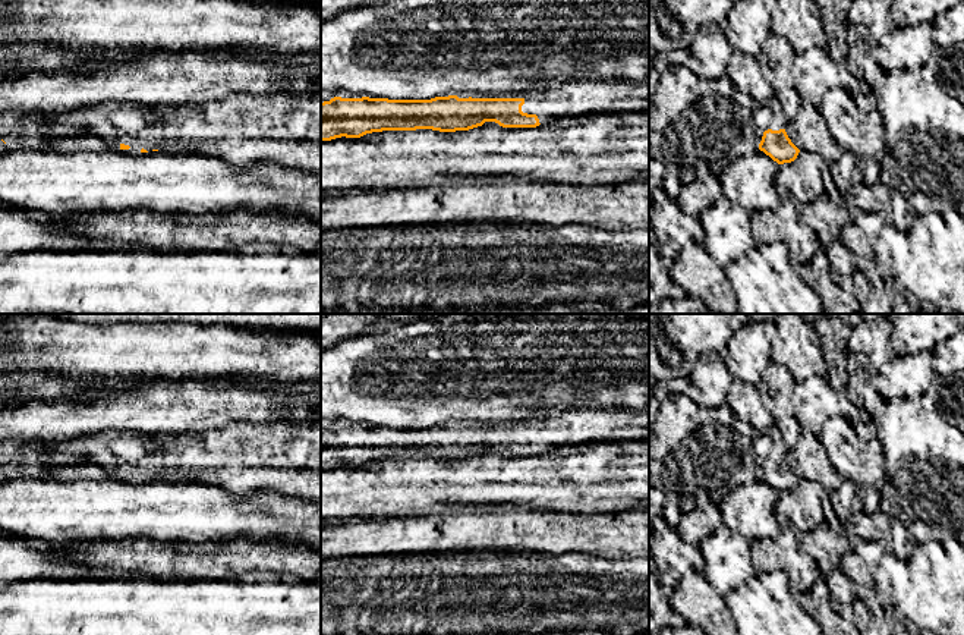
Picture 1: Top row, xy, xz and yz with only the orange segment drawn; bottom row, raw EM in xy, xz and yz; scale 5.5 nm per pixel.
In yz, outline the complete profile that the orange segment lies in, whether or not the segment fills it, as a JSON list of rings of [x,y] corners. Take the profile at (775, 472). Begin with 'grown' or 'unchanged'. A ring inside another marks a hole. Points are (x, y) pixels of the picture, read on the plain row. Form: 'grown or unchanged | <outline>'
grown | [[[775,427],[754,430],[752,434],[752,449],[759,468],[759,478],[778,493],[791,491],[800,478],[791,471],[785,460],[788,447],[784,437]]]

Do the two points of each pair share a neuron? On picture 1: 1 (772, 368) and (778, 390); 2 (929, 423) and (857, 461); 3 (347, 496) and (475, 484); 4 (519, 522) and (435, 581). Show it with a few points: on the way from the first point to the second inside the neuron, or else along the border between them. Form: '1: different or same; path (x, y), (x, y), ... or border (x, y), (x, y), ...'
1: same; path (774, 374), (777, 384)
2: different; border (876, 437), (884, 455), (887, 478)
3: same; path (380, 489), (443, 484)
4: different; border (484, 549), (507, 550)

